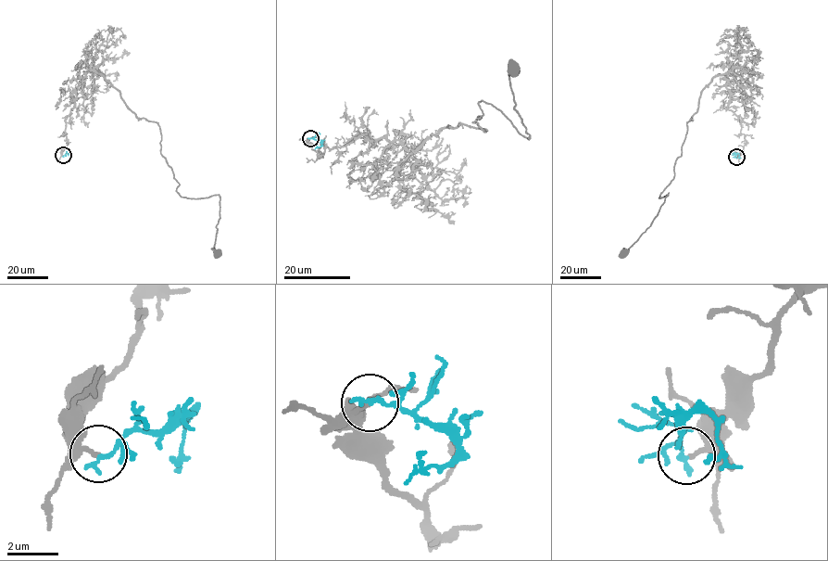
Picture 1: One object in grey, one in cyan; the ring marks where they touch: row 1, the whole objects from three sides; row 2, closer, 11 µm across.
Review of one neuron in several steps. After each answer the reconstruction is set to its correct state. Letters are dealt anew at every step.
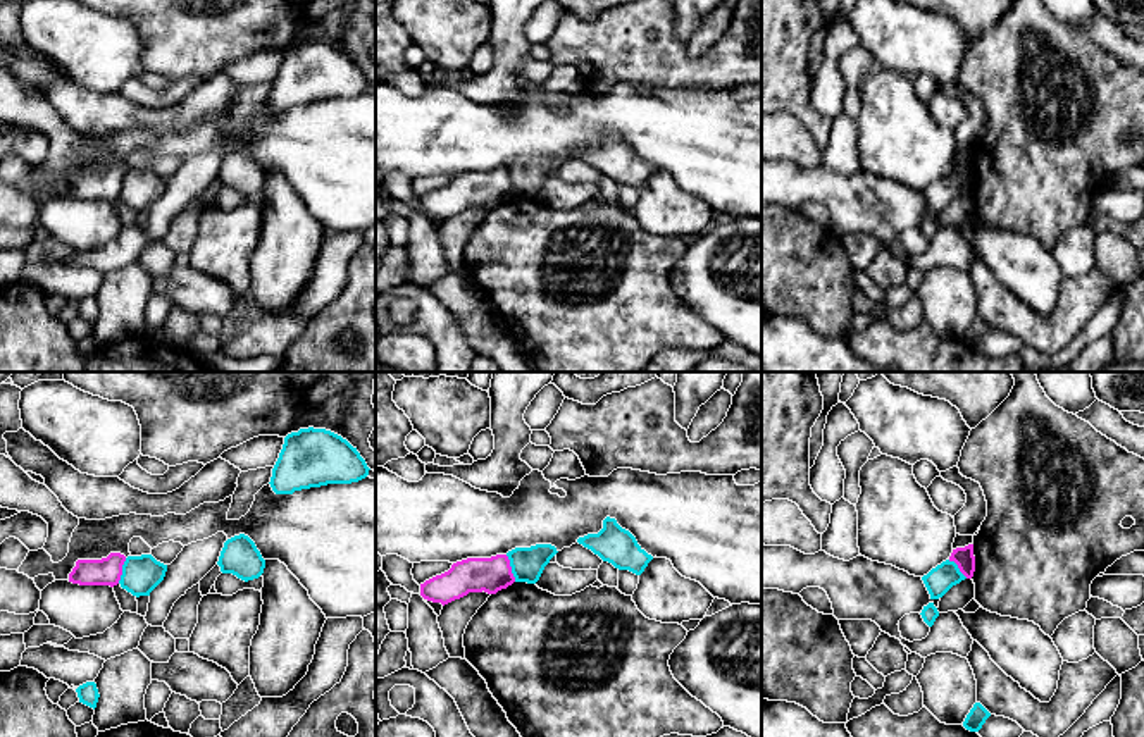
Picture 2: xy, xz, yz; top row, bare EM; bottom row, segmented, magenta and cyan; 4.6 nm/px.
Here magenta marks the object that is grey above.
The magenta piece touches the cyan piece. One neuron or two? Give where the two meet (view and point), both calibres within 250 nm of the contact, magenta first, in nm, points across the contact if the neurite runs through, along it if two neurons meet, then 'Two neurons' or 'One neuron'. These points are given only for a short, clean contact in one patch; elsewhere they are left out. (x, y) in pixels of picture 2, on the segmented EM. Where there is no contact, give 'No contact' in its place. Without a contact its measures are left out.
Touches magenta at xz (510, 569). Thickness 160 nm (magenta) against 160 nm. Boundary: xz (505, 555), (516, 581). Two neurons

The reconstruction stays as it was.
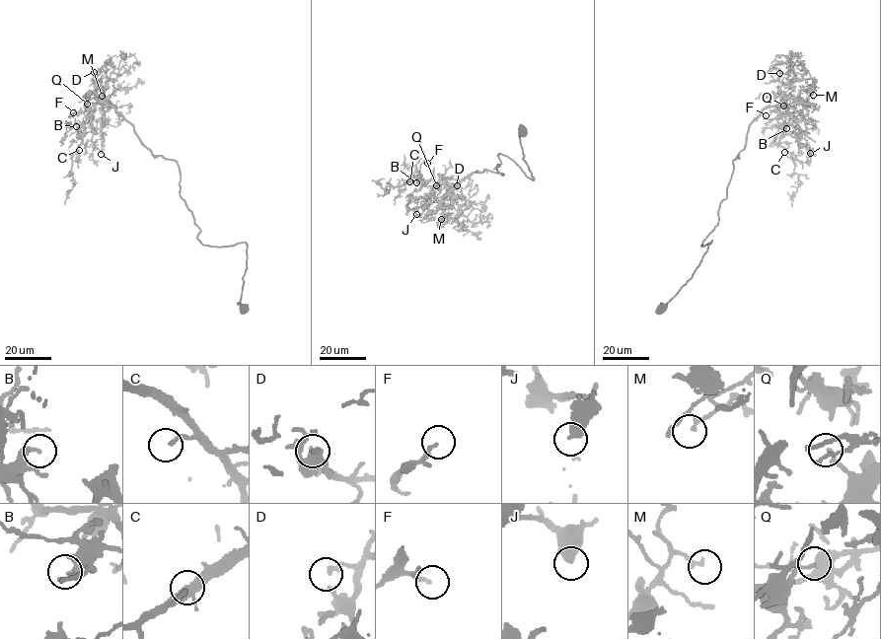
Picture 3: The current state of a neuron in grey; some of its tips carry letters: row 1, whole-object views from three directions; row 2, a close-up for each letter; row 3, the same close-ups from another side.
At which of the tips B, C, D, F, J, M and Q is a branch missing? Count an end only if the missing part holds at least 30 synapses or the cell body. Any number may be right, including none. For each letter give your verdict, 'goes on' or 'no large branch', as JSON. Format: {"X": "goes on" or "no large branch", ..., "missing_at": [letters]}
{"B": "no large branch", "C": "no large branch", "D": "no large branch", "F": "no large branch", "J": "no large branch", "M": "no large branch", "Q": "no large branch", "missing_at": []}

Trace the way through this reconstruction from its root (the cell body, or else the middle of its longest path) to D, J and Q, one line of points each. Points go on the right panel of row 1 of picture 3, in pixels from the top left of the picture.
D: (661, 308), (692, 277), (712, 241), (701, 247), (718, 222), (749, 125), (781, 102), (779, 73)
J: (661, 308), (712, 241), (701, 247), (762, 110), (780, 102), (777, 112), (810, 153)
Q: (661, 308), (712, 241), (701, 247), (750, 124), (783, 106)

